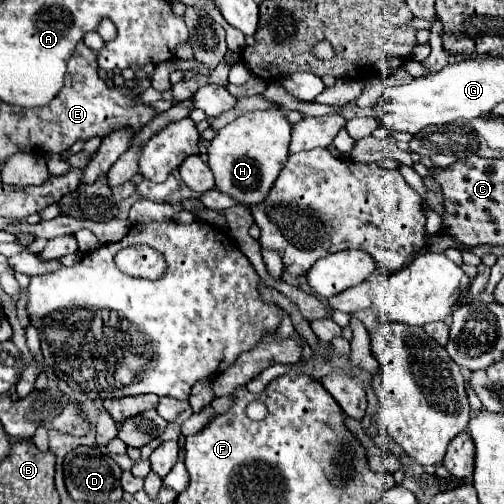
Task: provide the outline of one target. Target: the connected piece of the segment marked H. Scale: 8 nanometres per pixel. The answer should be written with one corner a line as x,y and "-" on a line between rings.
281,108
247,112
229,122
217,132
207,150
209,168
215,174
215,186
235,200
241,200
241,204
257,204
265,200
269,188
289,158
289,140
291,122
287,120
287,112

